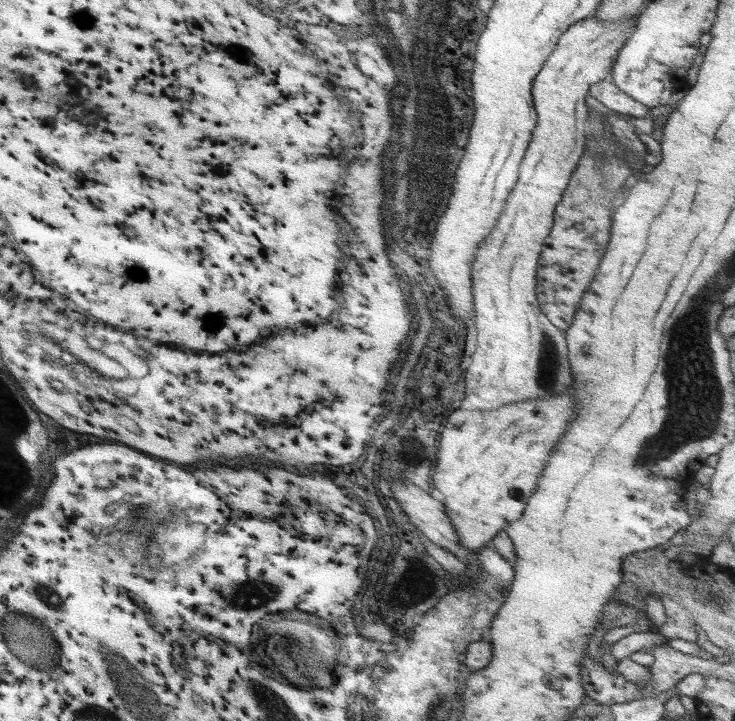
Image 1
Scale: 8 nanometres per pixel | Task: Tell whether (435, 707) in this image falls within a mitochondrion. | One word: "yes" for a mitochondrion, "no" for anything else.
yes

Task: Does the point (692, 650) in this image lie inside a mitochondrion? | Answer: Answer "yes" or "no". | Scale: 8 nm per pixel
no

